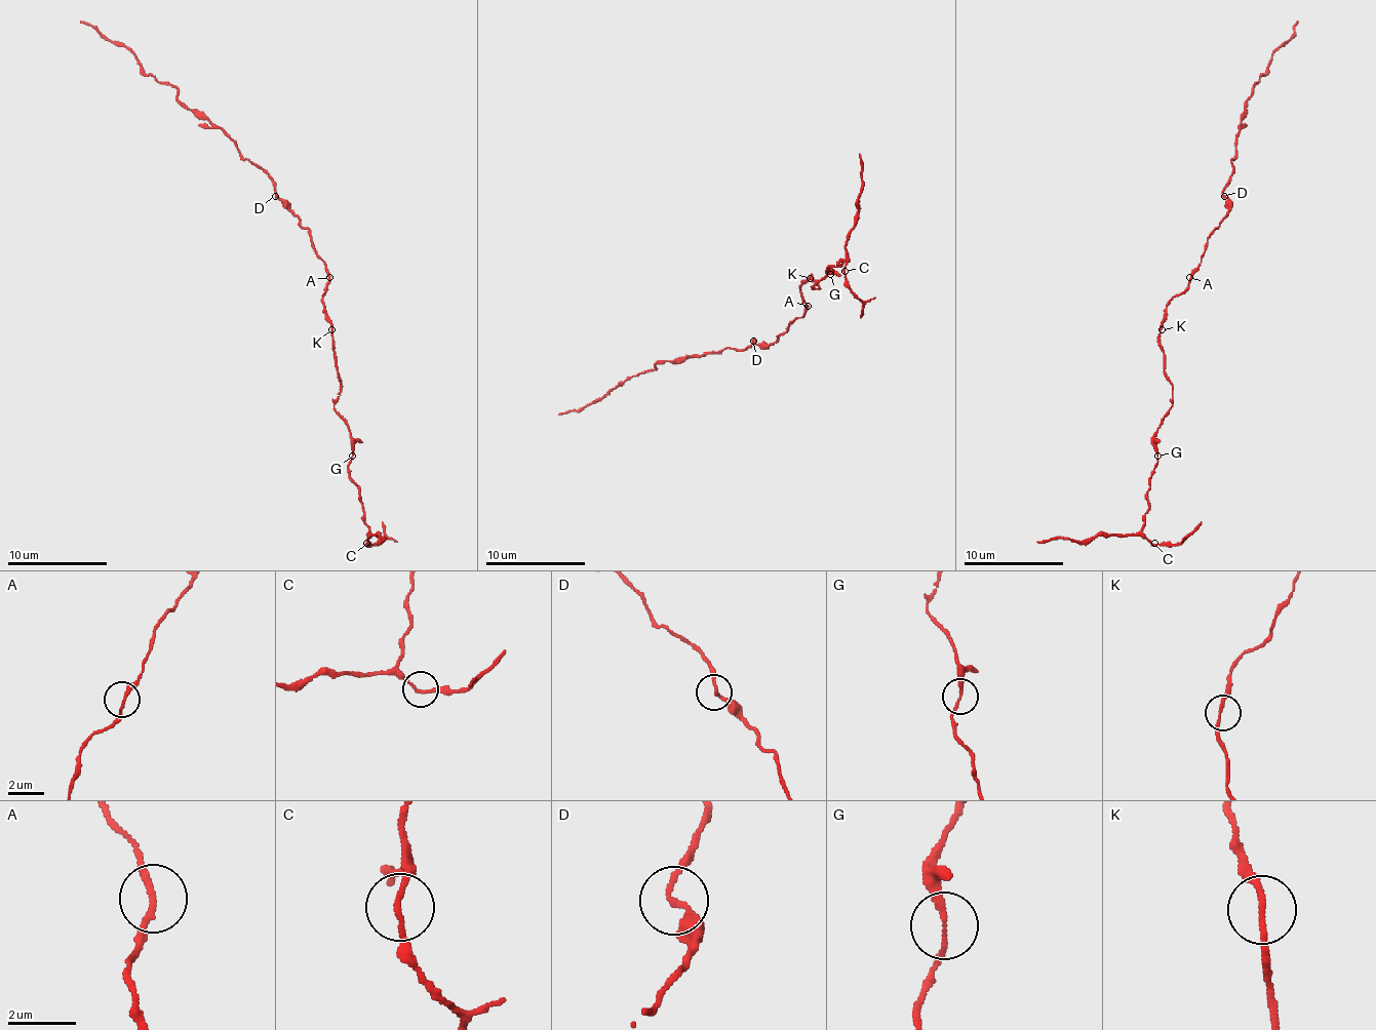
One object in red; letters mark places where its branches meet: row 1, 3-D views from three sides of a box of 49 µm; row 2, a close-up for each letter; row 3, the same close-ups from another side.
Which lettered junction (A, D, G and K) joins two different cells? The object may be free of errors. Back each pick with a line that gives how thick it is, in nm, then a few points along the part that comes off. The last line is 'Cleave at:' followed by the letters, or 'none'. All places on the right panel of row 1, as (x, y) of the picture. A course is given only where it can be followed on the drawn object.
Cleave at: none

